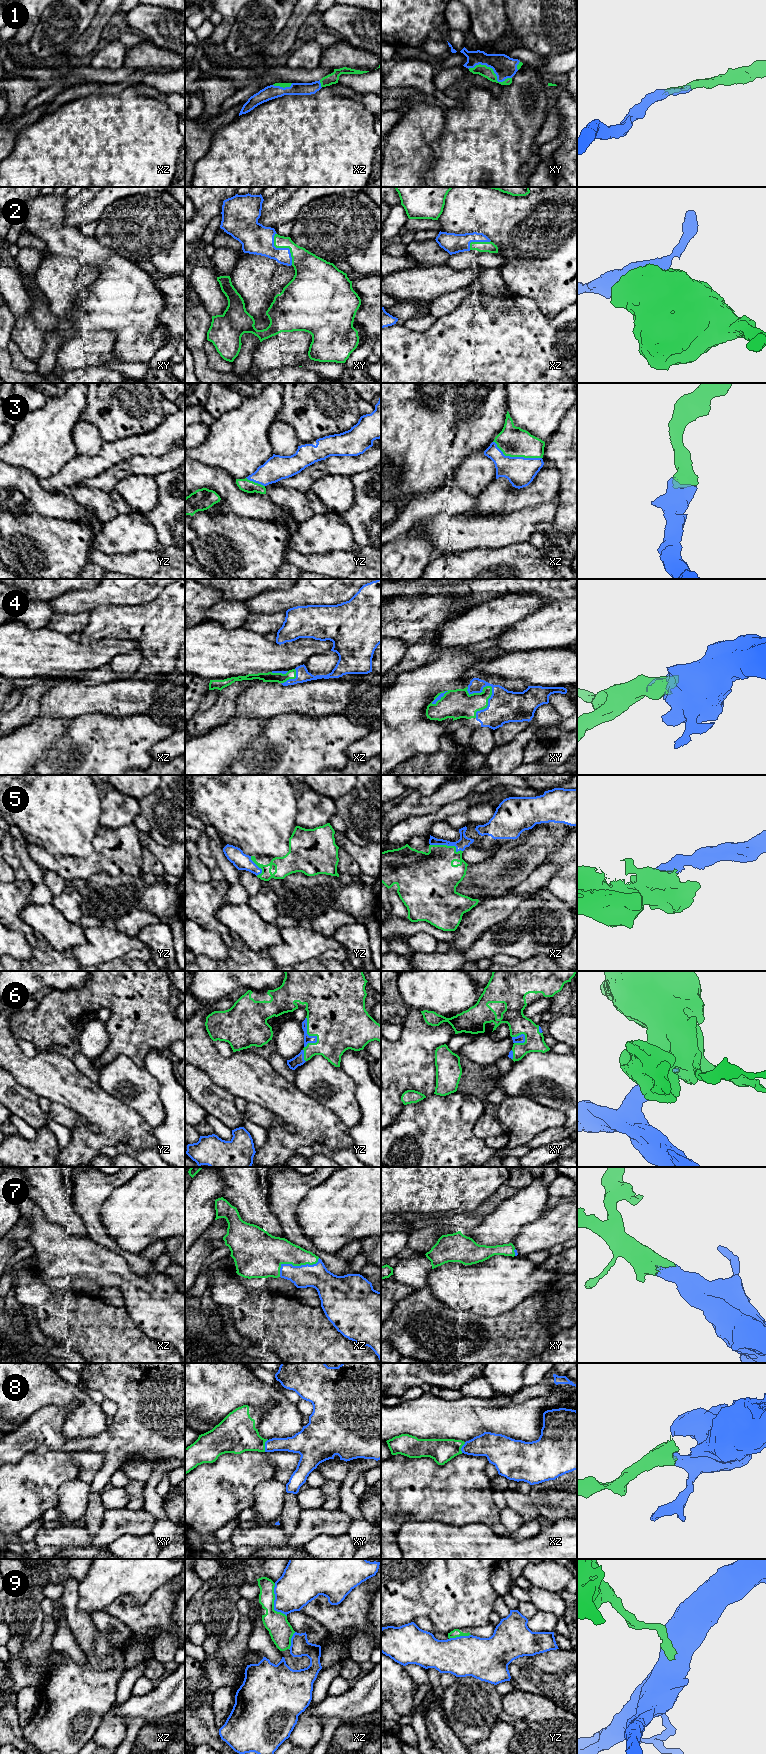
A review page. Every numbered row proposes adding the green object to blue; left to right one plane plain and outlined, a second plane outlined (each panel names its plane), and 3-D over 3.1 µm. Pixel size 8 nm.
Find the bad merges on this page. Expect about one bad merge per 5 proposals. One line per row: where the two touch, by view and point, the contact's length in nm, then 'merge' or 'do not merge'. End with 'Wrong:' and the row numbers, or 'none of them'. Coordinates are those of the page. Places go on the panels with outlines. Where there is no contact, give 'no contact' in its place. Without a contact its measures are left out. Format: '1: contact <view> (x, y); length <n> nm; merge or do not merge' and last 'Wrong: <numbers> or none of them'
1: contact xy (493, 70); length 360 nm; merge
2: contact xy (283, 248); length 300 nm; merge
3: contact xz (516, 457); length 420 nm; merge
4: contact xy (488, 703); length 300 nm; merge
5: contact xz (447, 845); length 280 nm; merge
6: contact yz (312, 1036); length 240 nm; merge
7: contact xz (295, 1266); length 360 nm; merge
8: contact xy (265, 1445); length 110 nm; merge
9: contact xz (274, 1602); length 280 nm; do not merge
Wrong: 9

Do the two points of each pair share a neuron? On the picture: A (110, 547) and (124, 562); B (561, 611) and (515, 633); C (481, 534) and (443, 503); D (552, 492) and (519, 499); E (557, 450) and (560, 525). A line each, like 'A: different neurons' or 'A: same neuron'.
A: different neurons
B: same neuron
C: different neurons
D: same neuron
E: same neuron

